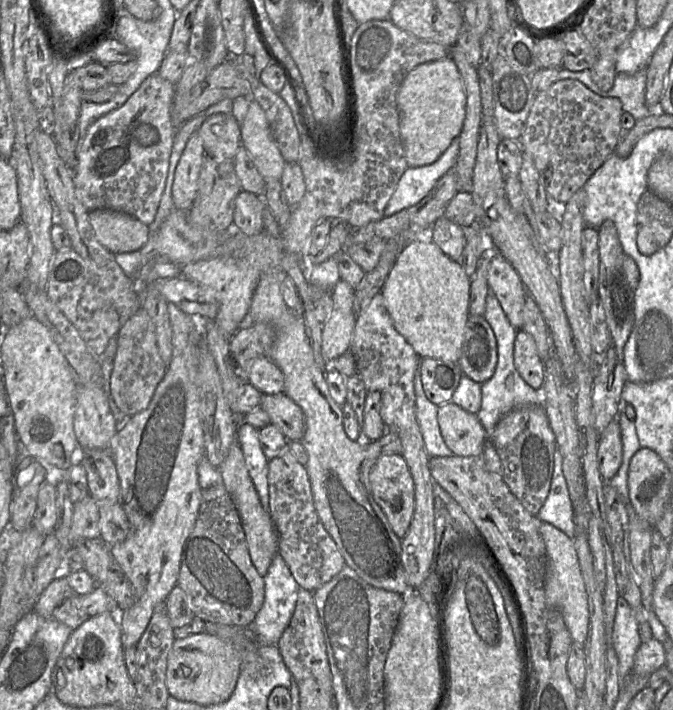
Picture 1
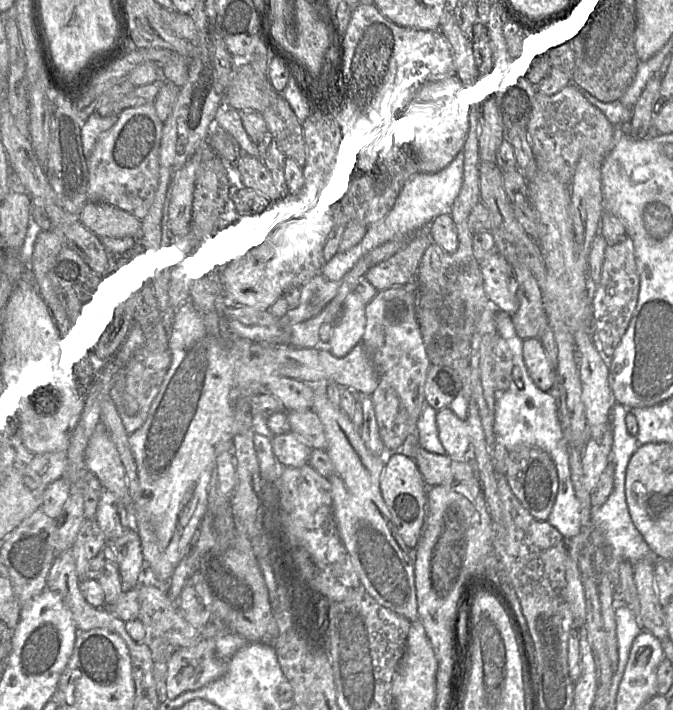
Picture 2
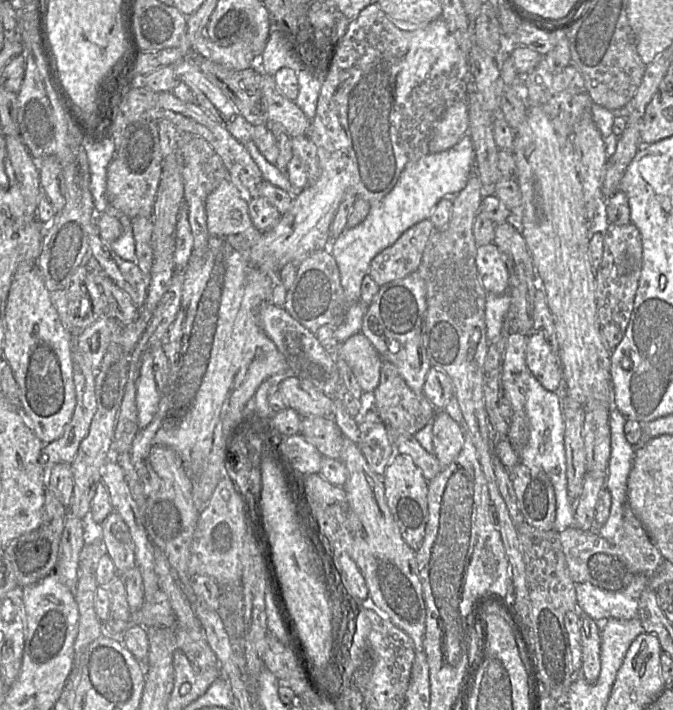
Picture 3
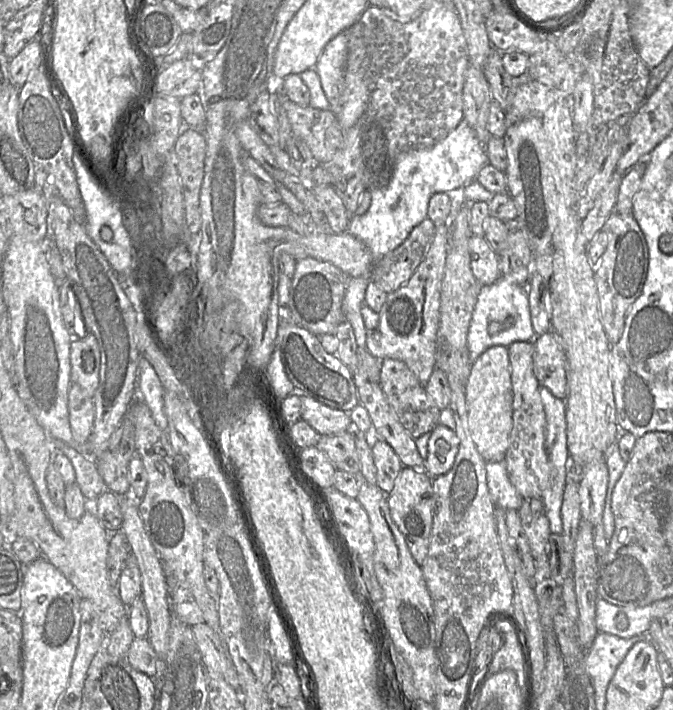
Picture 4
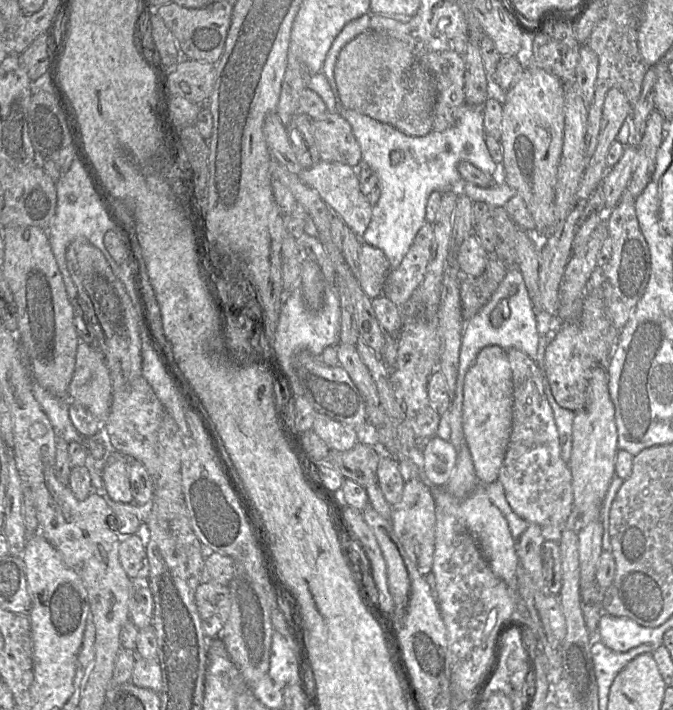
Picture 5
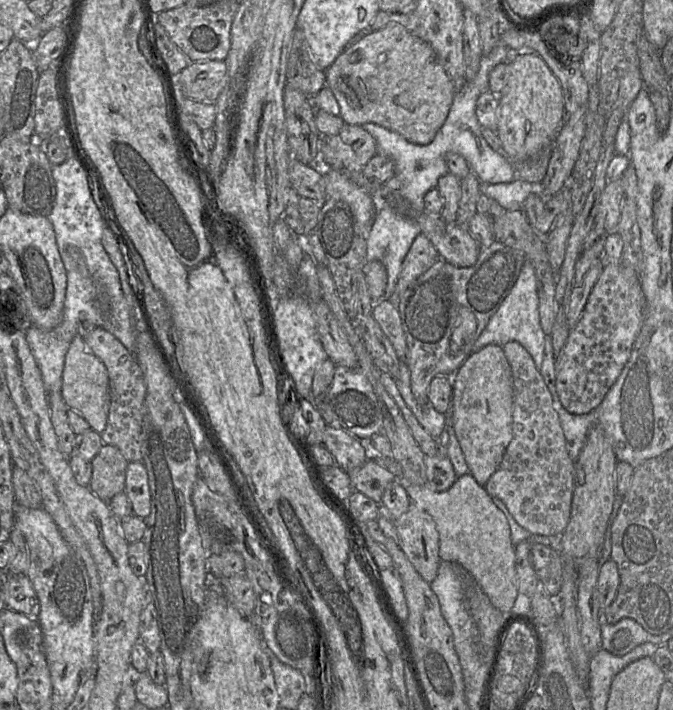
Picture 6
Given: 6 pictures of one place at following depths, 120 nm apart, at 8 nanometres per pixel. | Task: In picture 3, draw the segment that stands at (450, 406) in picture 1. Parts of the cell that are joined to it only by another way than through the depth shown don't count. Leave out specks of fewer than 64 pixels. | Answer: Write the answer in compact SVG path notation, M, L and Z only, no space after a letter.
M437 410L432 430L434 456L443 467L451 464L464 446L464 427L443 410Z

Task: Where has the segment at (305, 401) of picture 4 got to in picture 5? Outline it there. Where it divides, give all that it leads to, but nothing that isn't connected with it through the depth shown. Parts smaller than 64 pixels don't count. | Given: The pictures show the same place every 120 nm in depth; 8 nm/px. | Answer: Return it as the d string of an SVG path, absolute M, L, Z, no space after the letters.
M316 411L312 431L329 450L348 451L358 443L356 432L352 427L334 421Z

